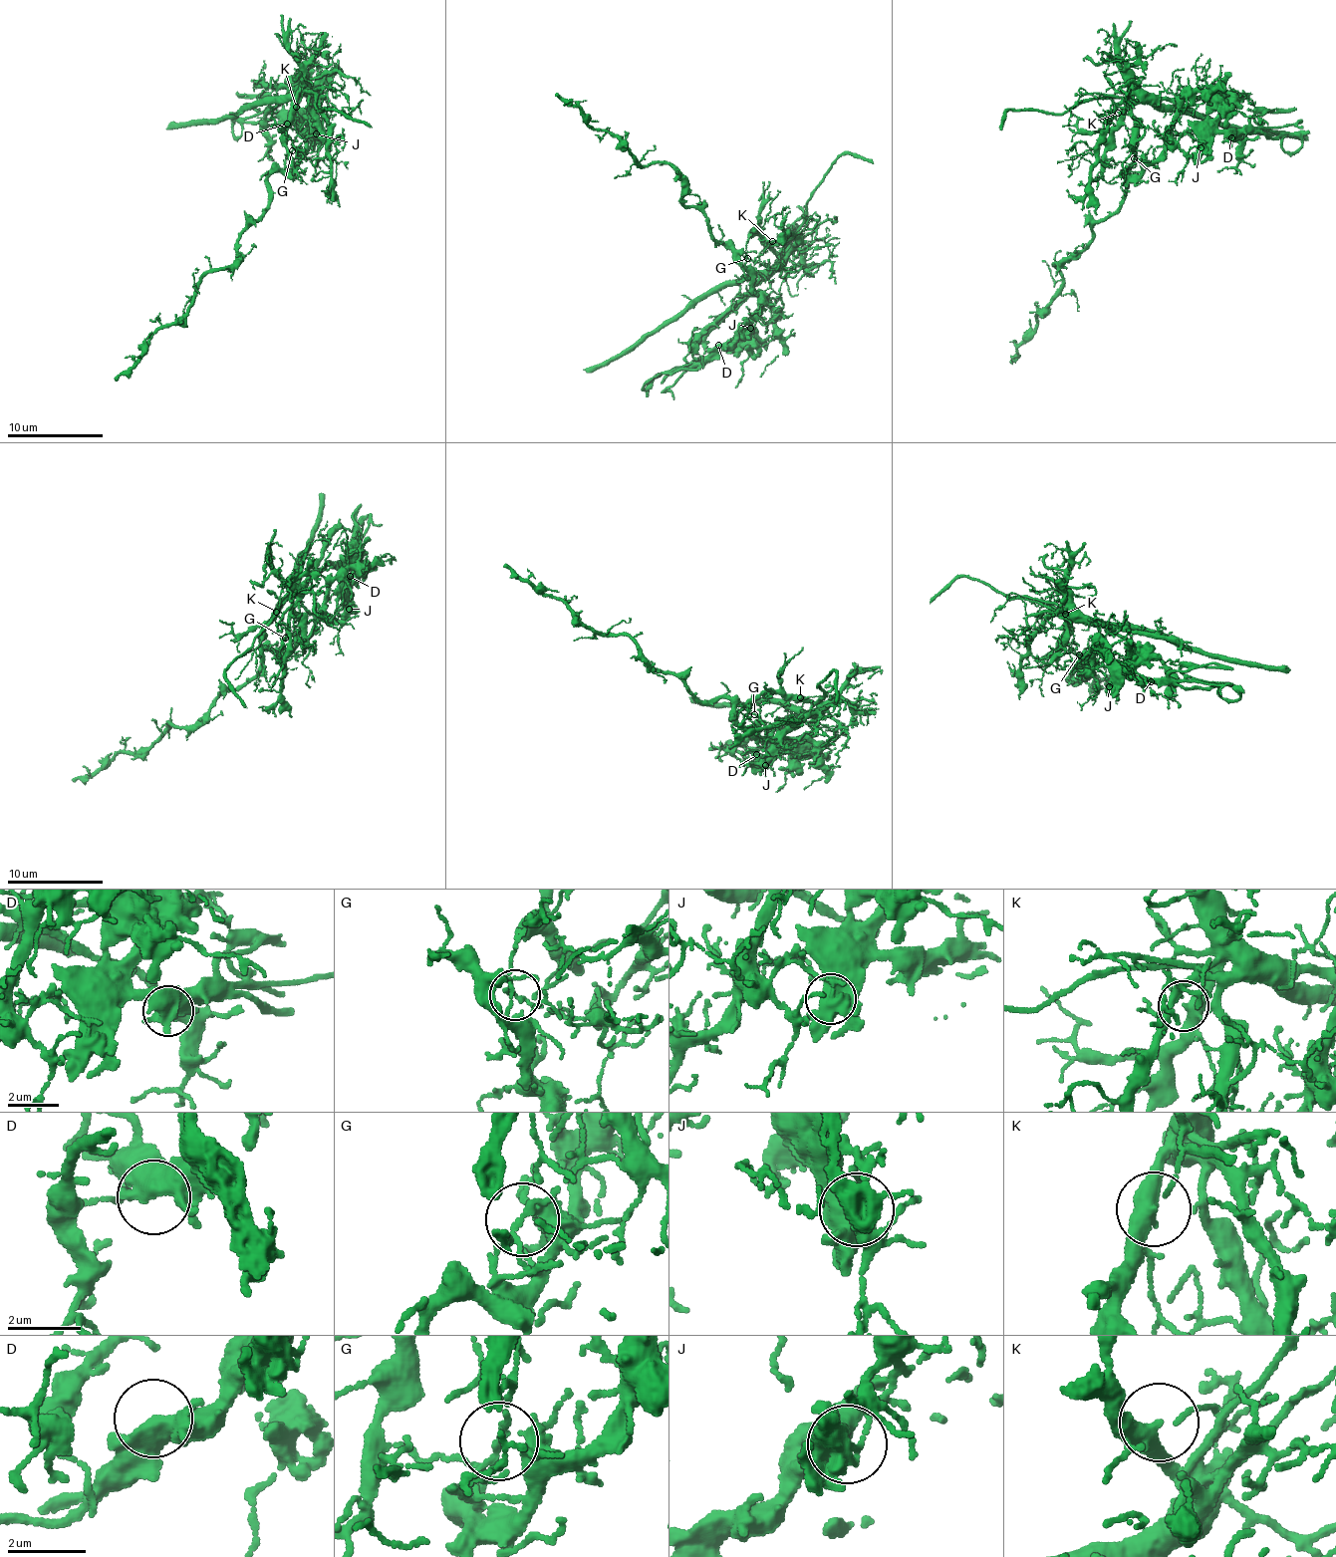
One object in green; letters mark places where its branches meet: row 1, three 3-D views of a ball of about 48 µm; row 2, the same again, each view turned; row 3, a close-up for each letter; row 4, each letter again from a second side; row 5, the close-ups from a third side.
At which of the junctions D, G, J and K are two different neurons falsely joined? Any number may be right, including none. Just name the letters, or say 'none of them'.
G, J

